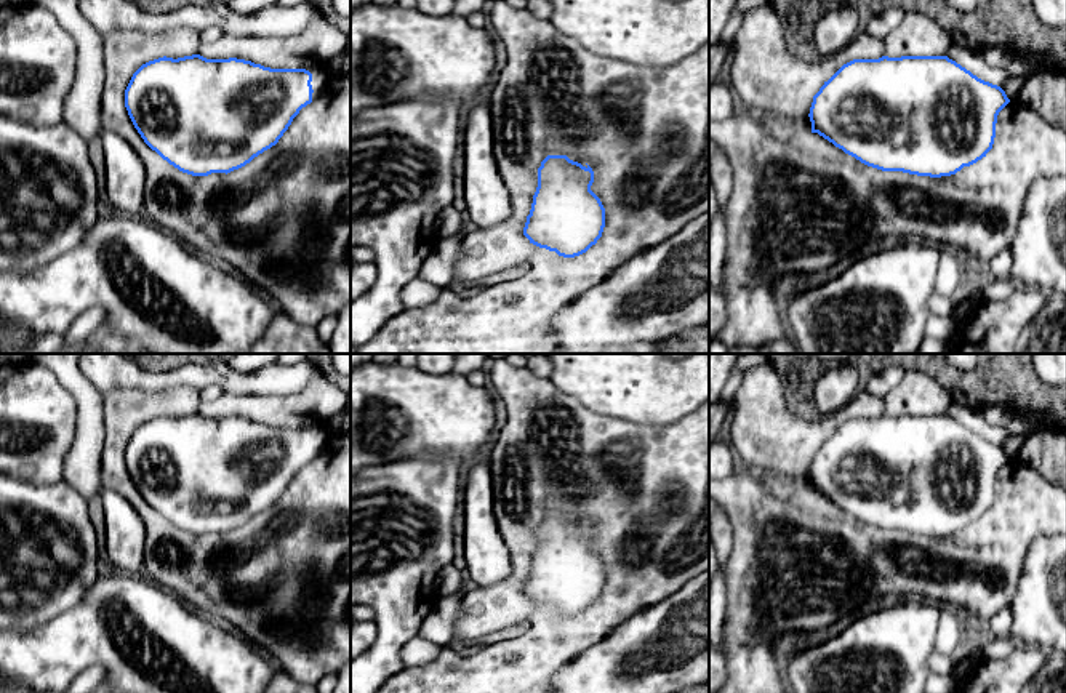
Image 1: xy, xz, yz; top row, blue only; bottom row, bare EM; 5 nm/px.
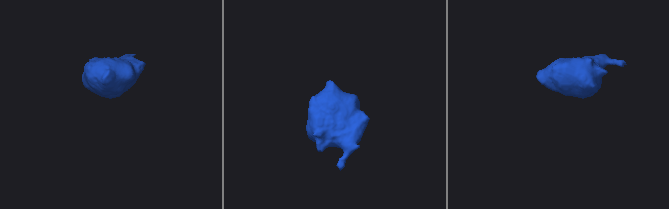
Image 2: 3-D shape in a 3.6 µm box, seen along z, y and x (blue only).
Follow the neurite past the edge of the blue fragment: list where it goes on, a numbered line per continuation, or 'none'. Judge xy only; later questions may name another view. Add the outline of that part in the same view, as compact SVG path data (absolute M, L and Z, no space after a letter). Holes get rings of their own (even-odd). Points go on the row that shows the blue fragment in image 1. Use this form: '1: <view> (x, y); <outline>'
1: xy (320, 76); M312 66L312 67L307 67L306 70L309 70L312 74L312 101L317 99L327 88L328 82L330 82L330 72L327 67L322 67L322 66Z

